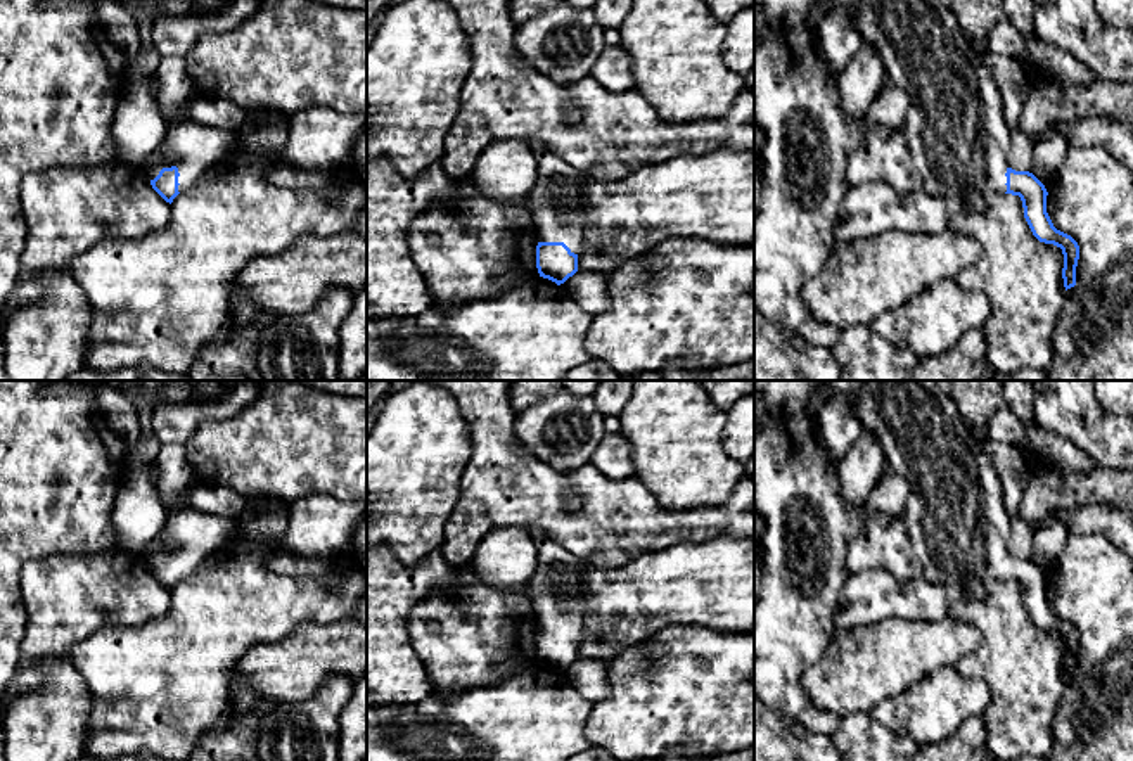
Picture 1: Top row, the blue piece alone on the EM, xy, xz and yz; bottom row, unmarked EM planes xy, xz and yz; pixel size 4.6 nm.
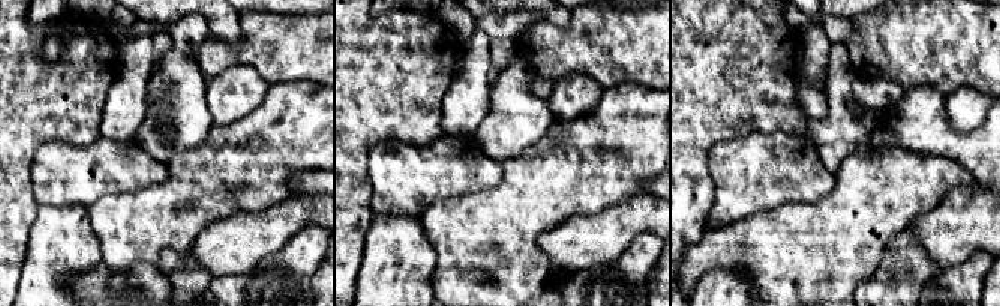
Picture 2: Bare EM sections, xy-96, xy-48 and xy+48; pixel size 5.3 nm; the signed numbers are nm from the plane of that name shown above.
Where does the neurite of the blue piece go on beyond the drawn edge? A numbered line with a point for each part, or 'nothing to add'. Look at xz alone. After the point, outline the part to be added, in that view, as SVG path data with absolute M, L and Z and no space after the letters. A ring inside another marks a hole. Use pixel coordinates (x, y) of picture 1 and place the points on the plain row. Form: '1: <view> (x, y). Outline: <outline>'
1: xz (556, 588). Outline: M538 540L538 567L526 583L538 630L564 630L571 640L581 640L586 607L583 576L588 567L560 541Z

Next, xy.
1: xy (196, 535). Outline: M190 502L185 507L166 514L161 538L171 541L171 548L159 548L145 555L149 567L154 567L163 555L178 555L178 579L189 578L206 559L221 552L239 533L234 519L195 508Z

